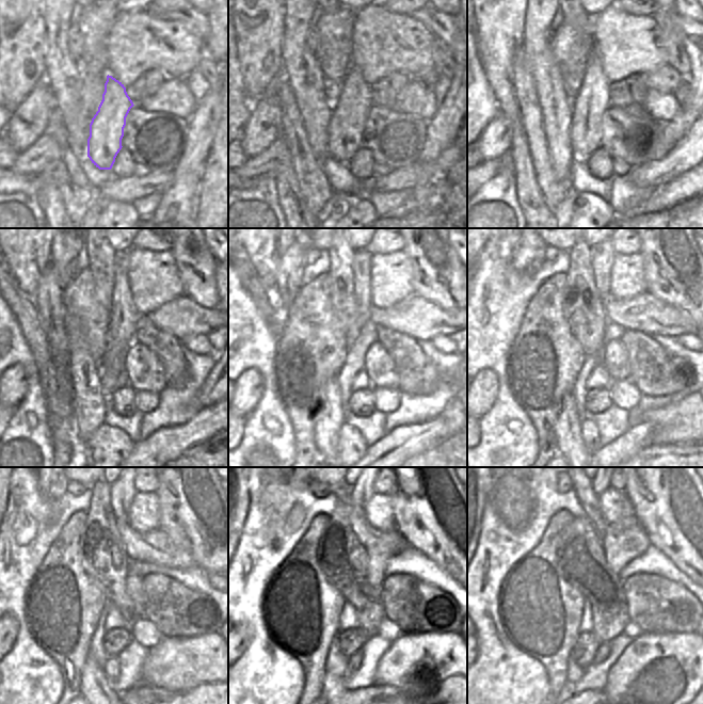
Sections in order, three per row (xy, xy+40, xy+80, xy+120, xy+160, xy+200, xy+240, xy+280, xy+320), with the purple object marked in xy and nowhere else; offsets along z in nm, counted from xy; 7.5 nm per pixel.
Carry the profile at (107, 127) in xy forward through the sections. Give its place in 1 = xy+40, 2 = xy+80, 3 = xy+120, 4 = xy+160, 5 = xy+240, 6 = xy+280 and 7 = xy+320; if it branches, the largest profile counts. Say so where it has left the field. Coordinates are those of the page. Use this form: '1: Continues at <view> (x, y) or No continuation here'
1: Continues at xy+40 (347, 124)
2: Continues at xy+80 (592, 100)
3: Continues at xy+120 (120, 336)
4: Continues at xy+160 (363, 331)
5: Continues at xy+240 (123, 491)
6: Continues at xy+280 (362, 490)
7: Continues at xy+320 (597, 489)

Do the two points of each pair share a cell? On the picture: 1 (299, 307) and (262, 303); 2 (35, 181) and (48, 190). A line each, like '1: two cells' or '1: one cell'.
1: two cells
2: two cells

